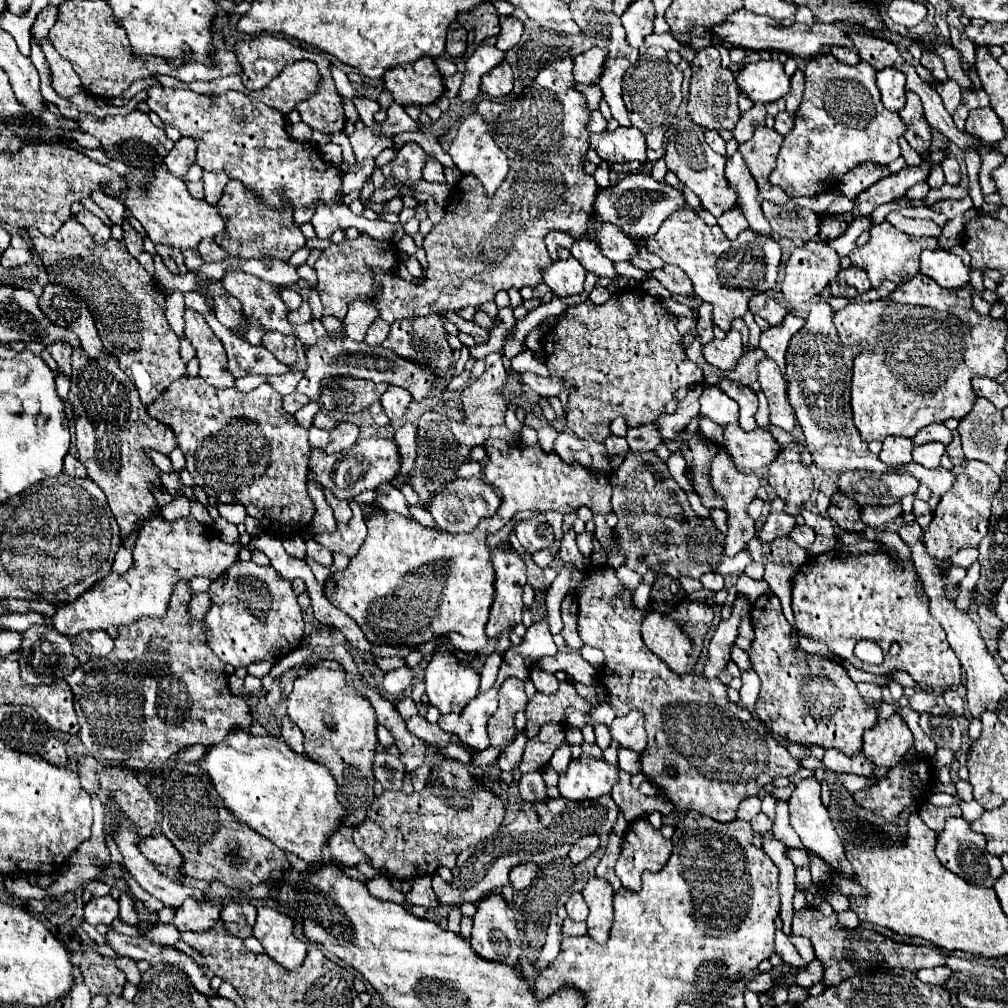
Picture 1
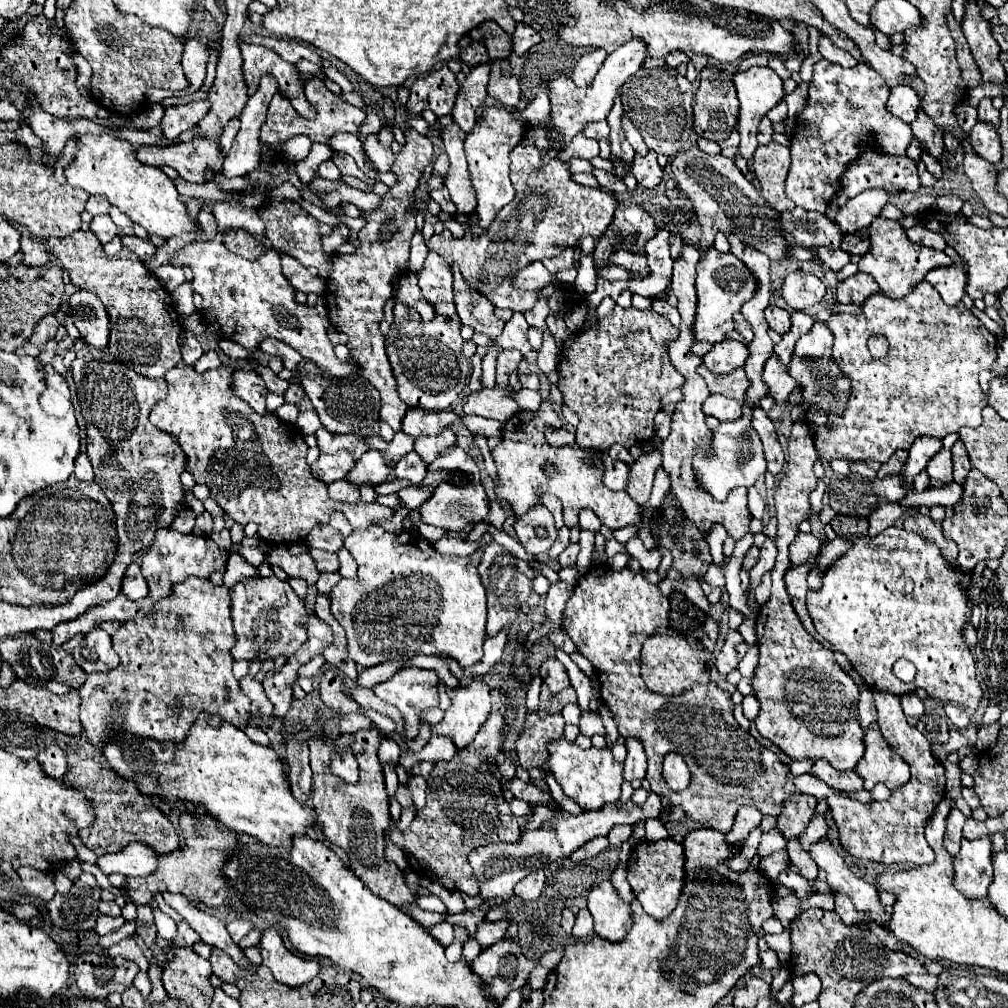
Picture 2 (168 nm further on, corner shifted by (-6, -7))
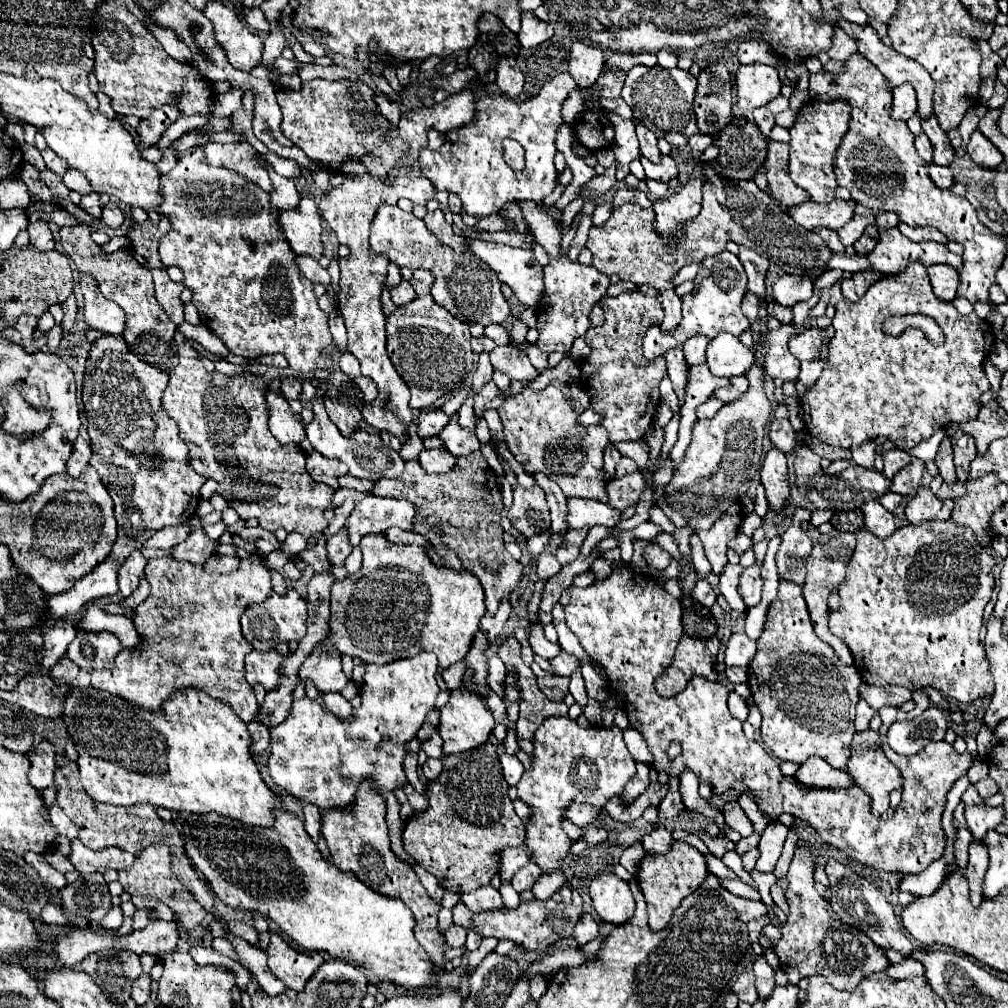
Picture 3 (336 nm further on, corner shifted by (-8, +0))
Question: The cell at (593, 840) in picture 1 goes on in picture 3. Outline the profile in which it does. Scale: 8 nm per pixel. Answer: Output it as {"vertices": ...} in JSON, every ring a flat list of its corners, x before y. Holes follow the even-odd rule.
{"vertices":[[587,827,585,835,581,839,585,841,585,845,583,845,583,849,585,849,585,847,597,845,597,843,603,843,607,839,607,831,603,827]]}

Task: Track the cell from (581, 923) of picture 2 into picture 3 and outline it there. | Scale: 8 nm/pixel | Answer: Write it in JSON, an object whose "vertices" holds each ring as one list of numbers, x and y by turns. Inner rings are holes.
{"vertices":[[587,913,587,915,575,925,575,933,573,933,573,937,575,937,577,945,583,947,585,943,593,941,593,939,597,937,597,933,599,933,599,925,597,925,595,919]]}

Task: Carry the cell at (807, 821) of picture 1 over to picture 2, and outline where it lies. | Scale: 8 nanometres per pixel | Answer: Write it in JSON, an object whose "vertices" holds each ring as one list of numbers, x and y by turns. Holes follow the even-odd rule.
{"vertices":[[827,836,821,838,821,840,817,840,817,842,811,846,809,856,815,860,815,864,817,864,819,868,823,868,823,870,827,872,827,884,831,886,831,890,835,892,835,896,847,896,847,898,849,898,849,902,835,902,835,912,841,916,841,920,843,920,845,924,859,924,859,926,867,928,867,922,869,922,869,920,873,920,873,922,877,922,877,924,881,924,881,926,889,920,889,916,885,914,885,910,883,910,883,906,881,906,881,902,879,902,877,888,871,886,871,884,867,884,865,880,857,878,857,876,851,872,851,868,843,862,843,858,841,858,839,852,833,848,833,844,831,844,831,840,829,840]]}

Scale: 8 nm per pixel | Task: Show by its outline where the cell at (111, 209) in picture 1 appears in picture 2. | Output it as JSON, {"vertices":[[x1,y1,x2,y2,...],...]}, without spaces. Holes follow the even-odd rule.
{"vertices":[[91,196,91,198,87,200,87,208,85,208,85,210,91,212,93,216,97,216,97,214,109,214,111,202,109,202,107,198,101,198,101,196]]}

